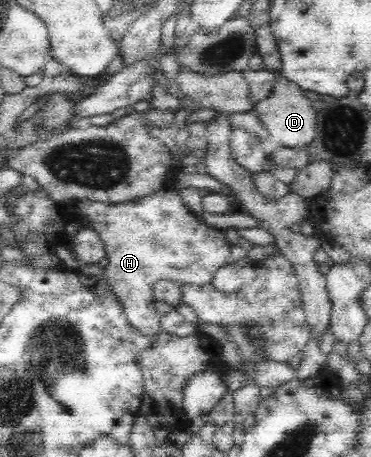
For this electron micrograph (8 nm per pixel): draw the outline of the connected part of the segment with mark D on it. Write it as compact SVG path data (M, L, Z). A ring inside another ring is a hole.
M276 75L274 89L264 101L255 104L261 124L268 132L267 145L270 148L300 147L304 148L314 138L317 126L317 112L312 108L312 102L306 98L305 92L293 82Z

